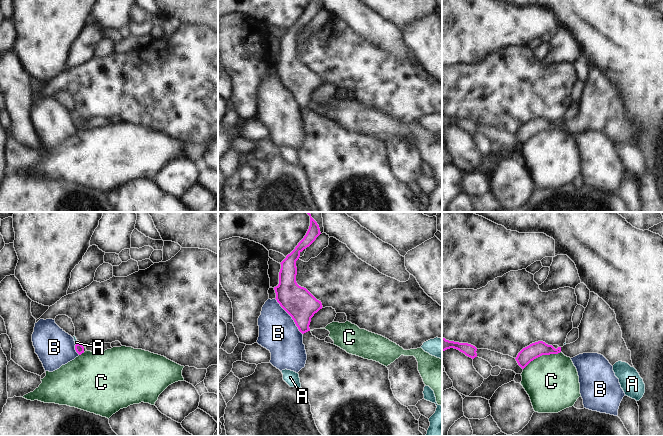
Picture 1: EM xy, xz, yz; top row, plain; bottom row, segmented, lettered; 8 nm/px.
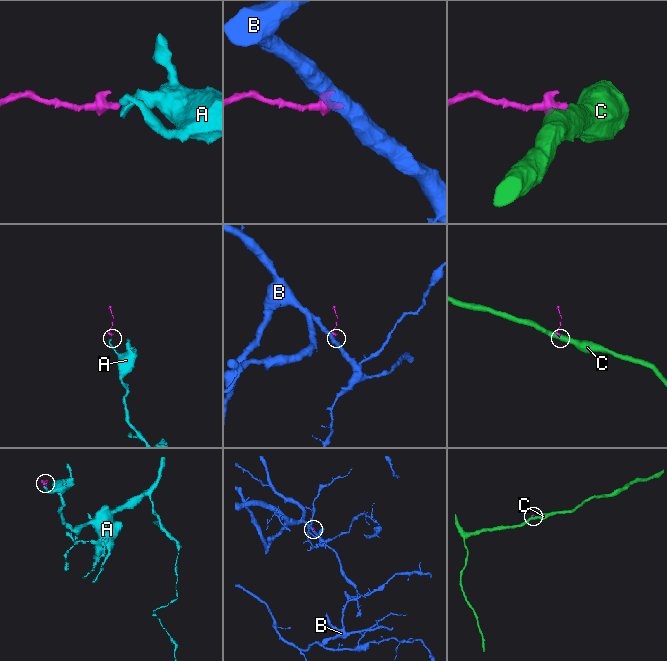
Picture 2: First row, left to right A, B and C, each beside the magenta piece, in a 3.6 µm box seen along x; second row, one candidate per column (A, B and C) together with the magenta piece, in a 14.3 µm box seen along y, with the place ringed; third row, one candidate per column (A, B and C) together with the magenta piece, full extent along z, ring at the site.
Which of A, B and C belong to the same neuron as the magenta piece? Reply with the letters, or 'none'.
A

